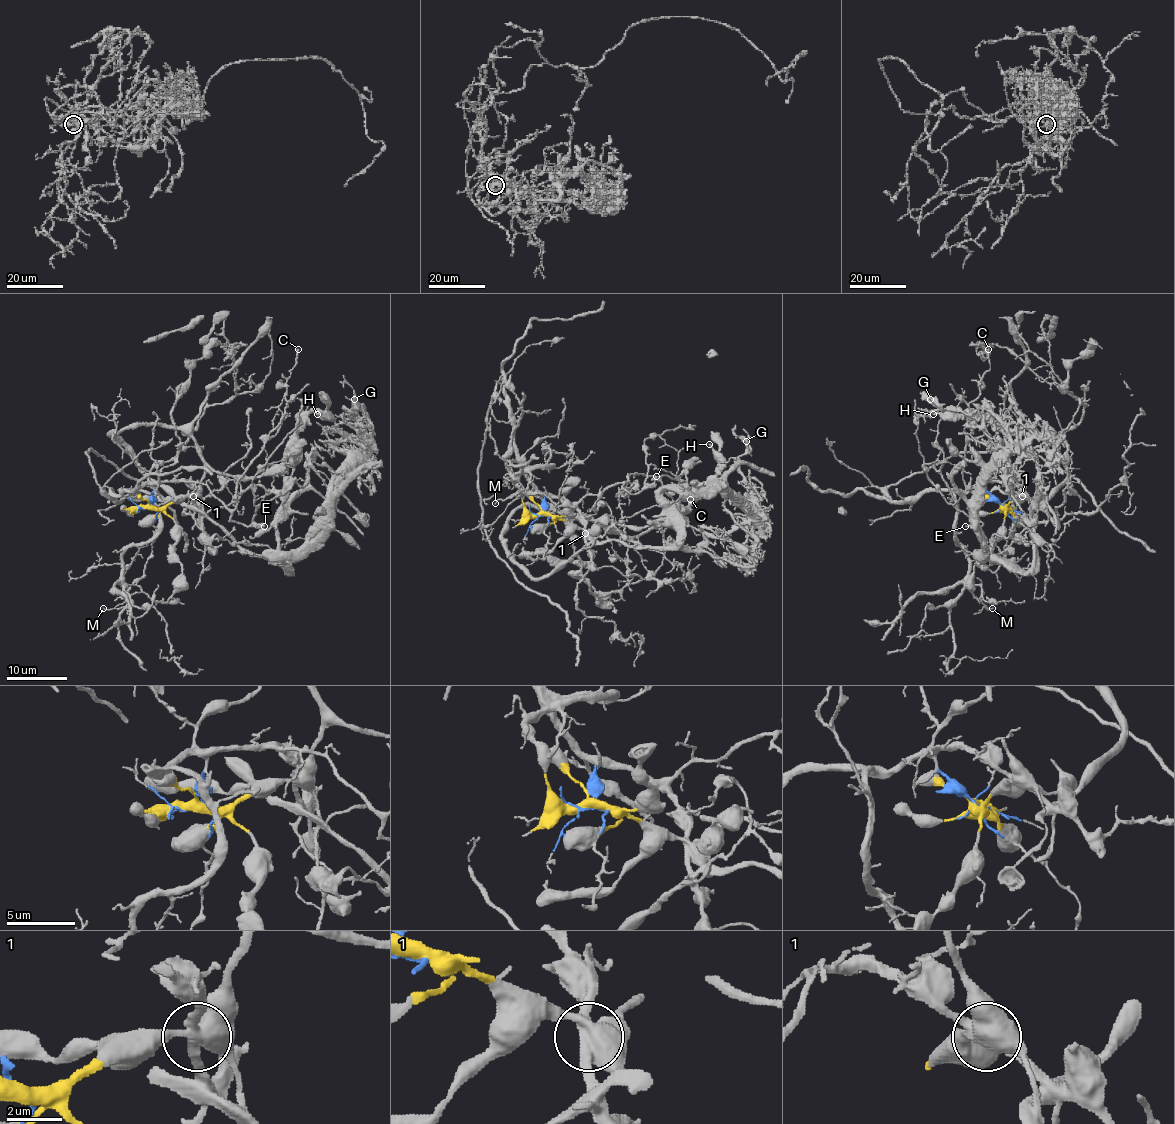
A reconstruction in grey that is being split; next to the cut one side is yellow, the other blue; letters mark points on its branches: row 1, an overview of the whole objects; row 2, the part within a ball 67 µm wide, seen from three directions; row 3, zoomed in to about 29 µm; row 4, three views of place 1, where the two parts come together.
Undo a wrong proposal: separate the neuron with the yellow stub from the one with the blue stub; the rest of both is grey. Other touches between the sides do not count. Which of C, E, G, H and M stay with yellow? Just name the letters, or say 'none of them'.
G, H

